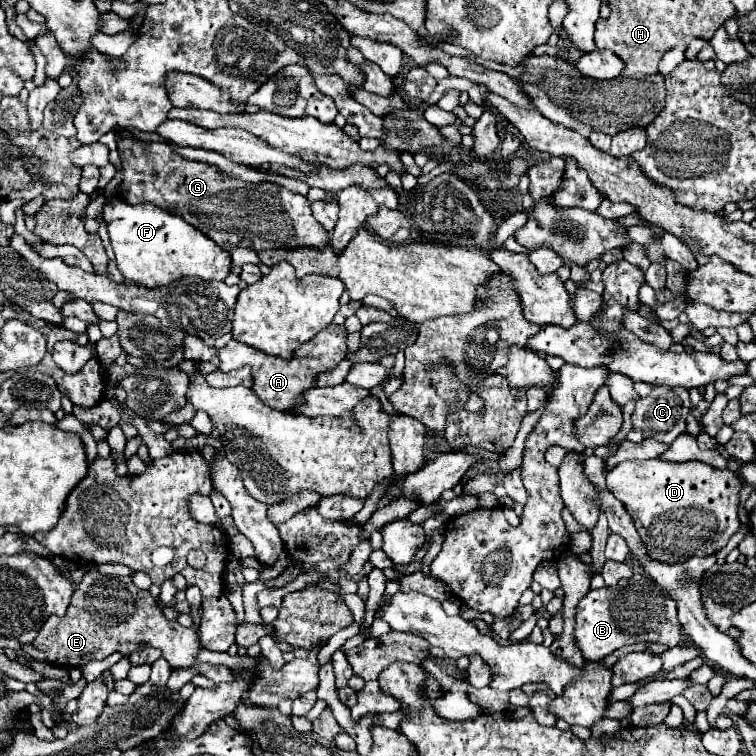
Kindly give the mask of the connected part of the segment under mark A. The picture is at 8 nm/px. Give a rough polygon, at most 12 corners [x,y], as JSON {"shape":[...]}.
{"shape":[[331,324],[291,360],[237,340],[219,370],[251,366],[267,406],[295,410],[317,376],[347,356],[345,326]]}

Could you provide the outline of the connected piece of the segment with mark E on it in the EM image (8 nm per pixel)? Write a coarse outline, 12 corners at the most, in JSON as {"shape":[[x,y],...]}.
{"shape":[[89,570],[33,646],[59,668],[201,650],[131,578]]}

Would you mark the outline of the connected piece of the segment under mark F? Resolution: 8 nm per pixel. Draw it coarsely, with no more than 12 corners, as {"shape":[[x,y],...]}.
{"shape":[[157,206],[103,208],[117,268],[145,288],[225,280],[227,250]]}

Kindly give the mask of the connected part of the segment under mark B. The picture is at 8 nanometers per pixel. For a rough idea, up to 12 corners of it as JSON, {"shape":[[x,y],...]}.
{"shape":[[643,572],[589,590],[575,642],[589,662],[681,642],[675,602]]}

